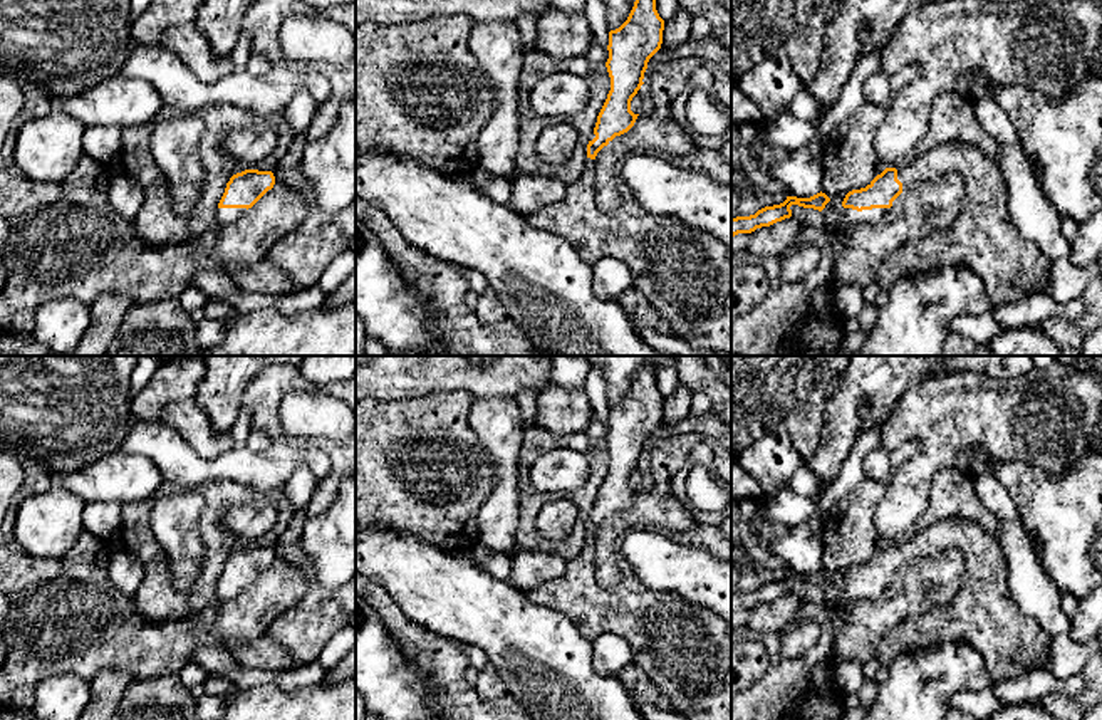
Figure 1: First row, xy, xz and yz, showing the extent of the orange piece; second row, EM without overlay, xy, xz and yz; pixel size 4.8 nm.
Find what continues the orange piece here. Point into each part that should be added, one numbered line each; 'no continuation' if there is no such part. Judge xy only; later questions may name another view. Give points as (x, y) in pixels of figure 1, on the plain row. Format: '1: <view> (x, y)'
1: xy (223, 591)

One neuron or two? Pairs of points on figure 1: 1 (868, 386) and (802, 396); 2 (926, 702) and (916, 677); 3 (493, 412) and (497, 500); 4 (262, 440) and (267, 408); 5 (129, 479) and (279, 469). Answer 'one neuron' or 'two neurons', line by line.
1: two neurons
2: one neuron
3: one neuron
4: two neurons
5: two neurons

